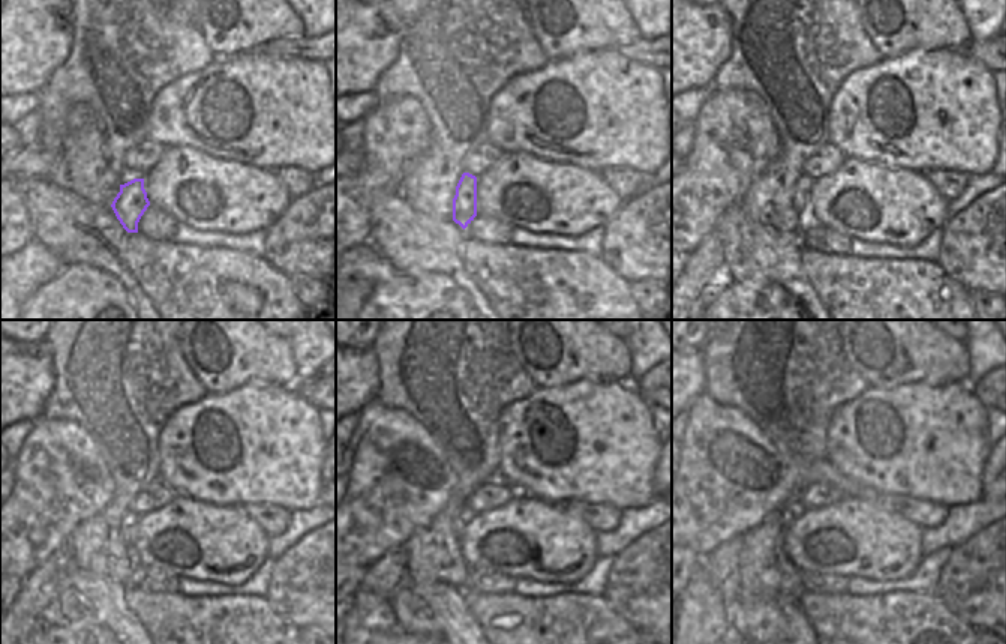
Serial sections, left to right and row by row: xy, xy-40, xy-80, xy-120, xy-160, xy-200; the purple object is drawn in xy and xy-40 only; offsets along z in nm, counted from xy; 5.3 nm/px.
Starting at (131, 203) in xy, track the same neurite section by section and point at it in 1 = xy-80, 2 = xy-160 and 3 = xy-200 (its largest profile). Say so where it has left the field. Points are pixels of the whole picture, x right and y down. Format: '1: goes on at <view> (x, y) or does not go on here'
1: goes on at xy-80 (801, 198)
2: goes on at xy-160 (464, 517)
3: goes on at xy-200 (793, 509)

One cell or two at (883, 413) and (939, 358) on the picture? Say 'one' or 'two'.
two

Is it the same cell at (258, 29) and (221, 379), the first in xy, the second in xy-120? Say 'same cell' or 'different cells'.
same cell

